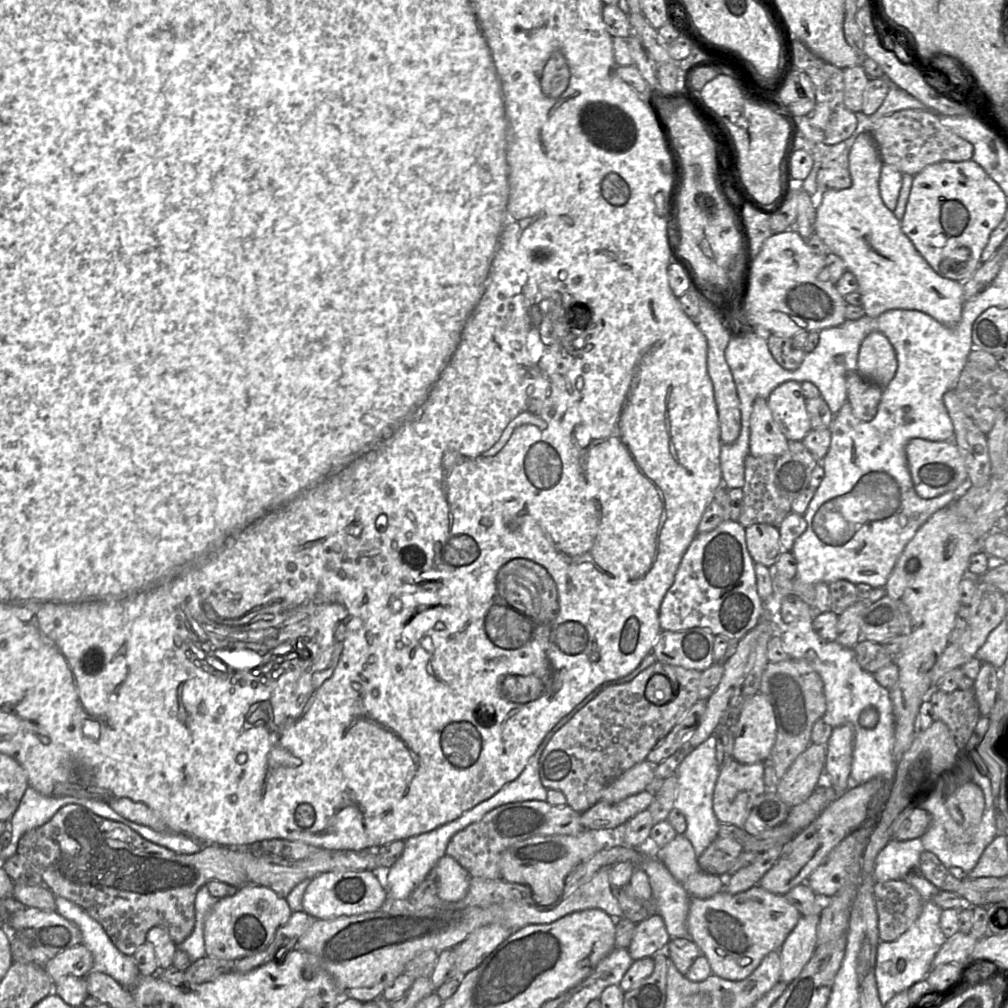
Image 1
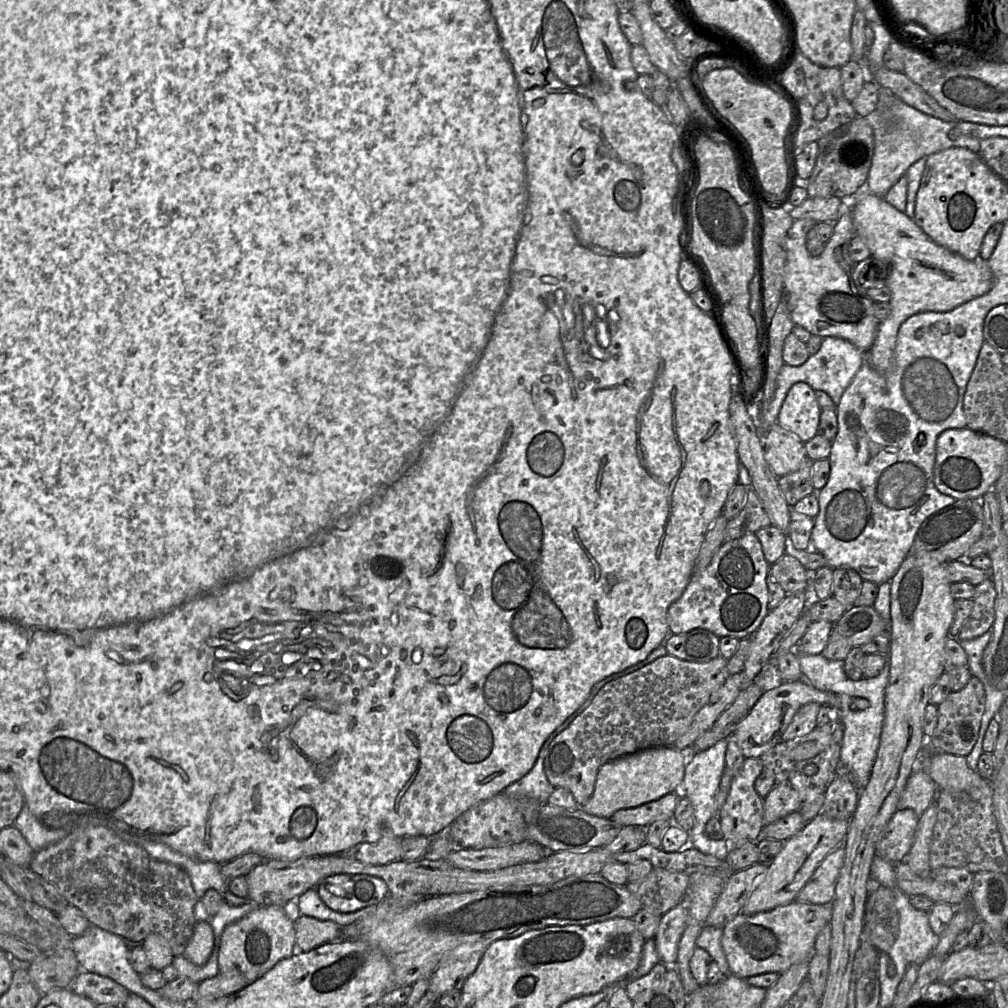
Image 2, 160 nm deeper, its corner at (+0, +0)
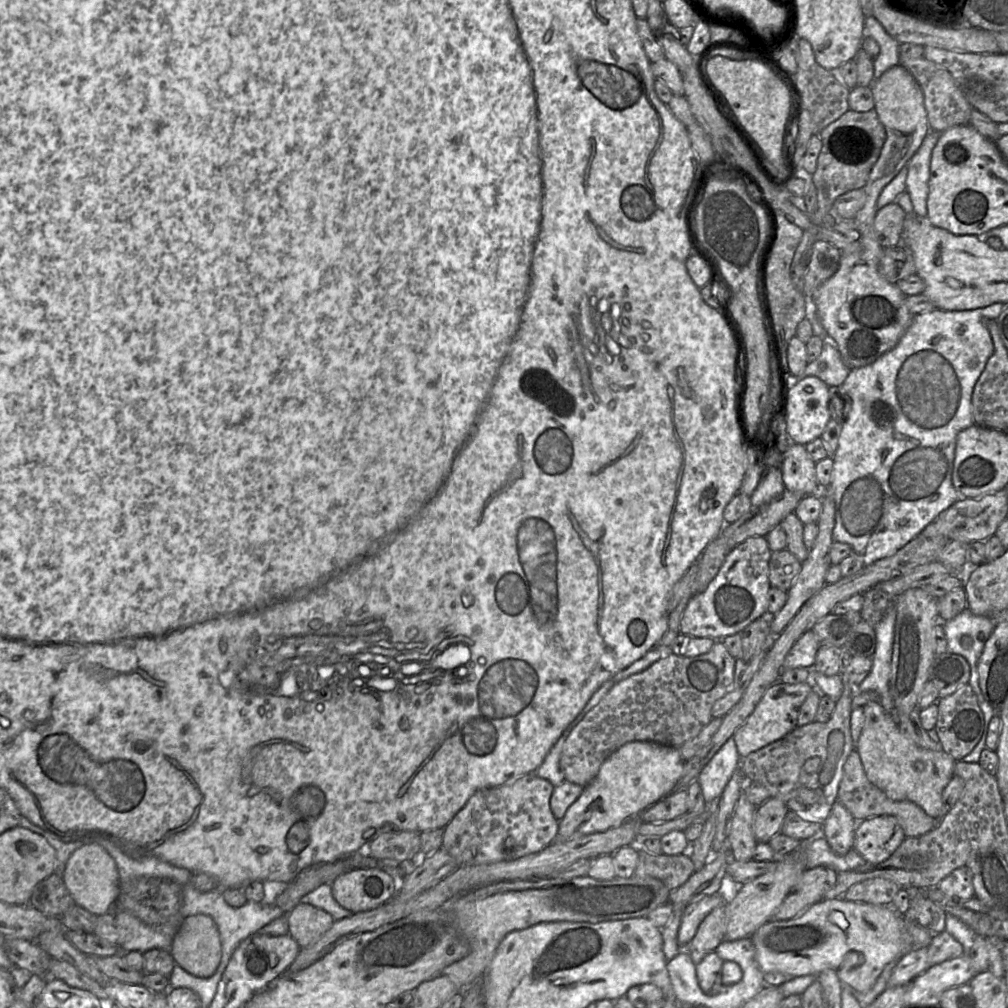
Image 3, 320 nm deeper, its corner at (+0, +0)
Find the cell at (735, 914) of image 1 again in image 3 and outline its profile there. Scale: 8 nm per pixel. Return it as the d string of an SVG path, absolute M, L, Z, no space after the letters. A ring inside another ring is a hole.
M836 898L822 899L789 920L771 919L758 928L750 938L755 947L756 961L764 973L781 972L790 977L817 976L826 969L832 969L845 986L850 986L857 992L866 992L875 985L888 963L898 961L912 950L928 947L933 935L934 933L916 921L905 919L892 905L875 905Z

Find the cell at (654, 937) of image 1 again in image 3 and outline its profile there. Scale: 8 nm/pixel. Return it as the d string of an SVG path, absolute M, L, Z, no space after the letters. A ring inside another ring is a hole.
M718 892L705 896L700 900L686 905L681 916L678 931L678 944L684 950L694 938L702 921L718 906L725 903L725 899Z

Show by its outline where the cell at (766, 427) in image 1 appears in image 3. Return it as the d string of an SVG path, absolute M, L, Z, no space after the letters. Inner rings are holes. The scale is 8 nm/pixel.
M791 443L781 455L782 480L787 490L807 496L819 490L815 473L815 462L810 458L805 446Z

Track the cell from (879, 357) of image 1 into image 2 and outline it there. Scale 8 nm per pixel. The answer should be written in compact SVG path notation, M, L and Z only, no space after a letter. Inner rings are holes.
M869 194L853 207L855 234L863 238L871 256L889 264L885 286L891 291L890 314L880 321L875 340L864 352L864 362L880 375L894 371L894 354L900 325L920 312L948 312L986 294L993 282L987 261L980 257L967 260L935 243L904 212L889 204L884 197Z

